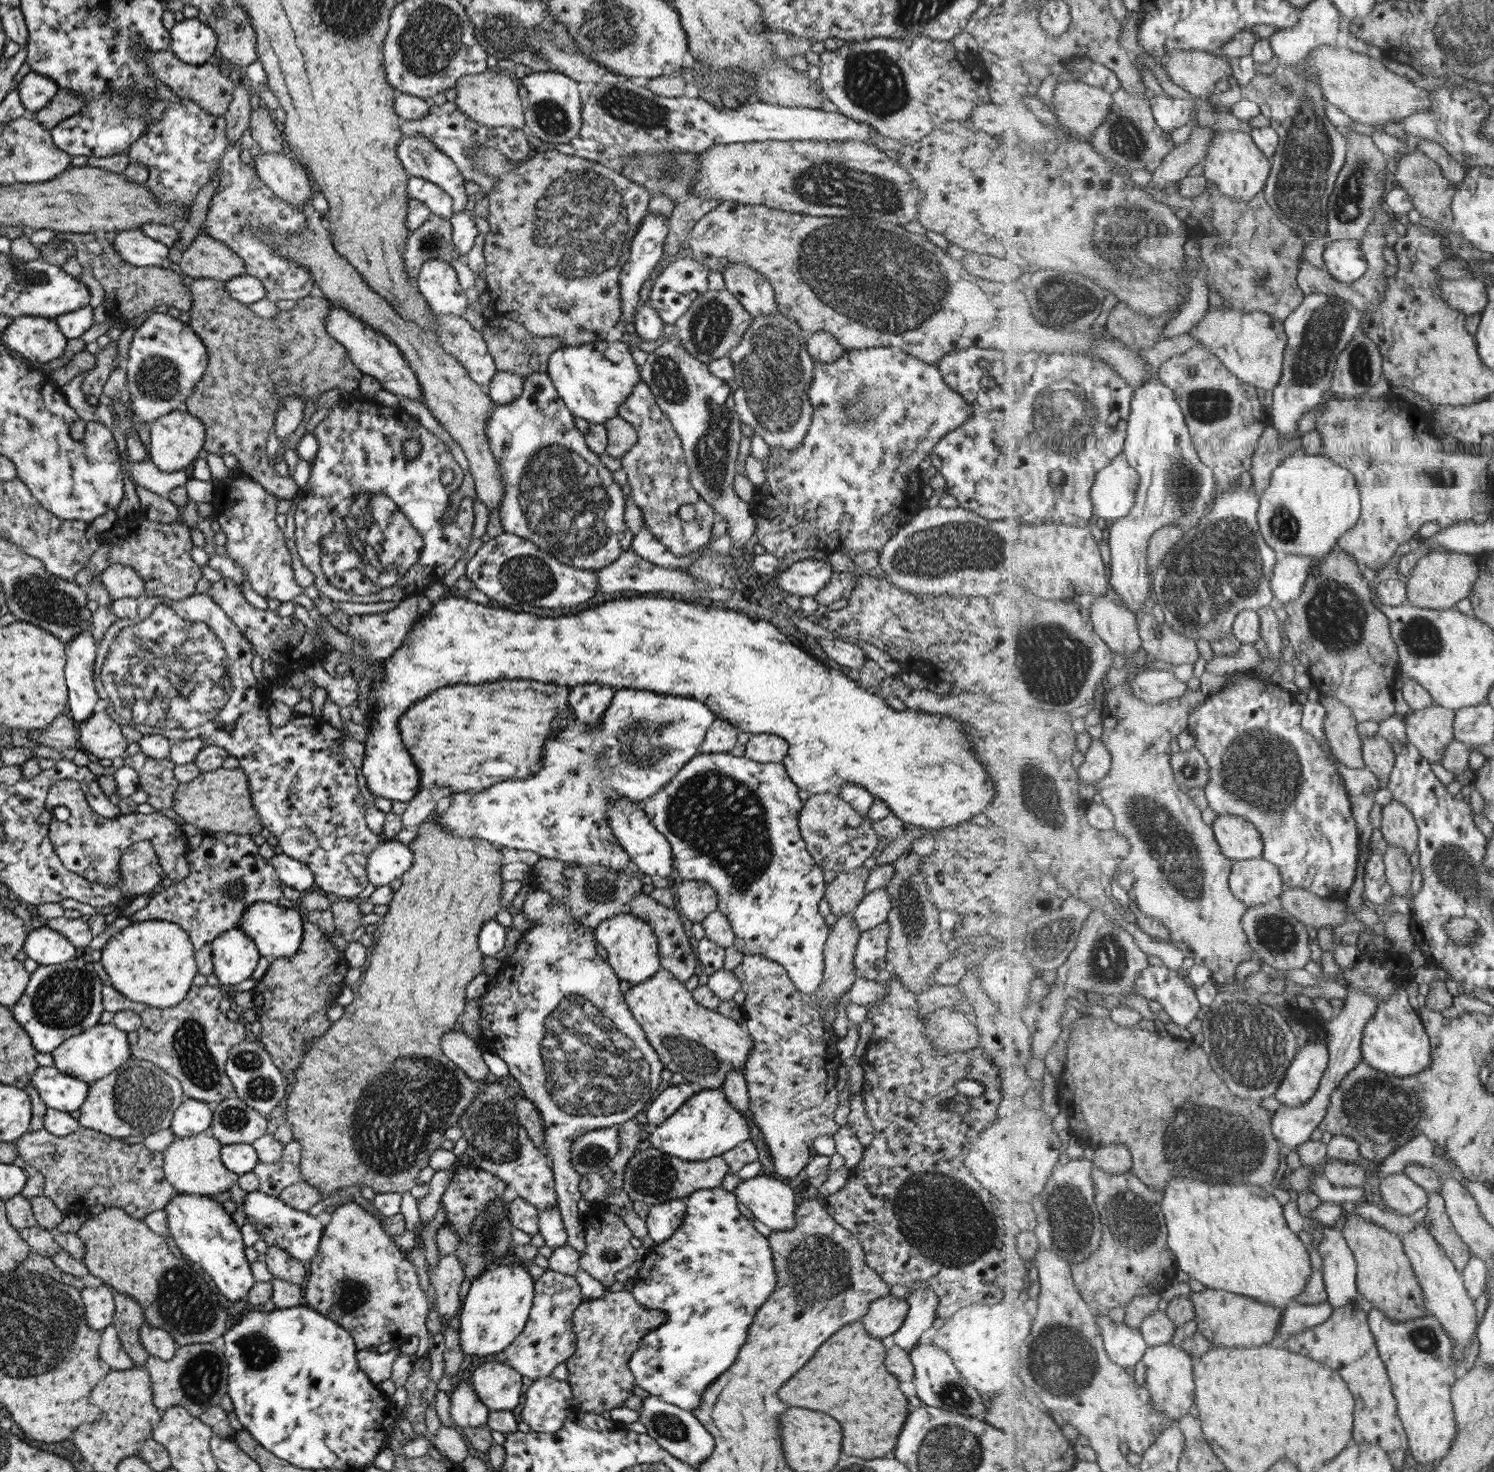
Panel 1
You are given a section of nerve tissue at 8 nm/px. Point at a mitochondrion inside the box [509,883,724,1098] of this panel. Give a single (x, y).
(684, 1052)

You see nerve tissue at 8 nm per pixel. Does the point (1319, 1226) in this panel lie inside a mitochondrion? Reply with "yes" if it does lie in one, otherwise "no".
no

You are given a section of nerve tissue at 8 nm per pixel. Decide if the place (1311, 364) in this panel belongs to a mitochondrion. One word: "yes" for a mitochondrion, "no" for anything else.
yes

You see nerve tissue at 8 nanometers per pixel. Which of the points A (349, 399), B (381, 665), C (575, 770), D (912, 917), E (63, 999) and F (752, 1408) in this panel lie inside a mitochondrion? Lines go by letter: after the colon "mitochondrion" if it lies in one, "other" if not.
A: other
B: other
C: other
D: mitochondrion
E: mitochondrion
F: other

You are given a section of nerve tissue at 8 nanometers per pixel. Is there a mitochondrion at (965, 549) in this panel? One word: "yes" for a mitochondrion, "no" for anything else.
yes

